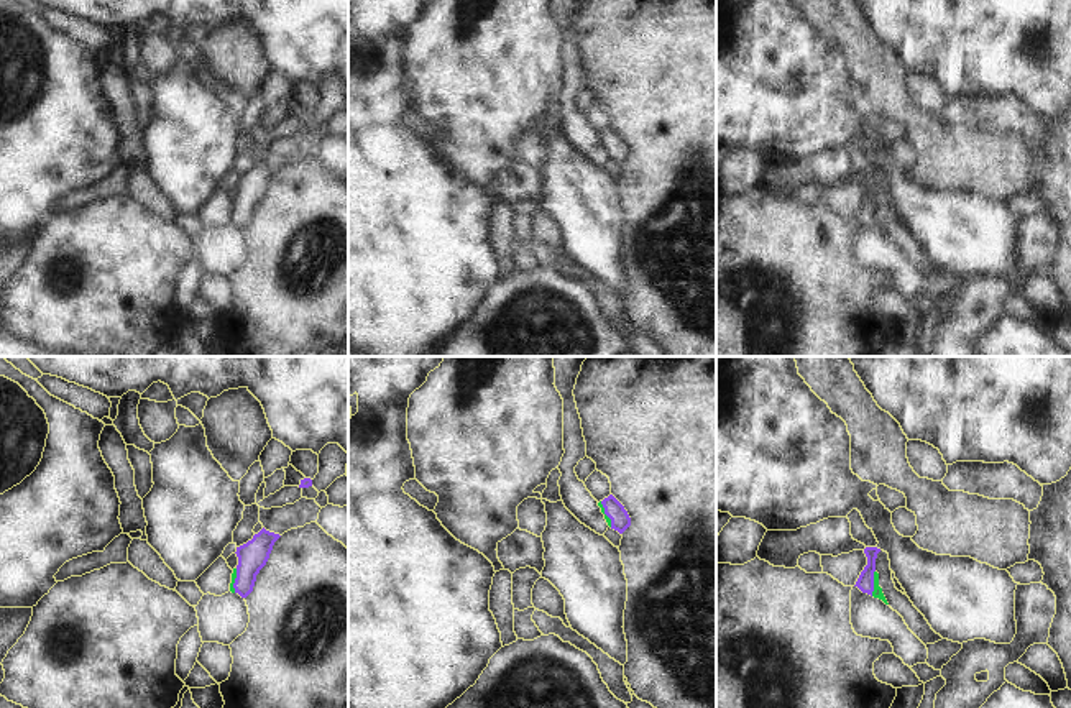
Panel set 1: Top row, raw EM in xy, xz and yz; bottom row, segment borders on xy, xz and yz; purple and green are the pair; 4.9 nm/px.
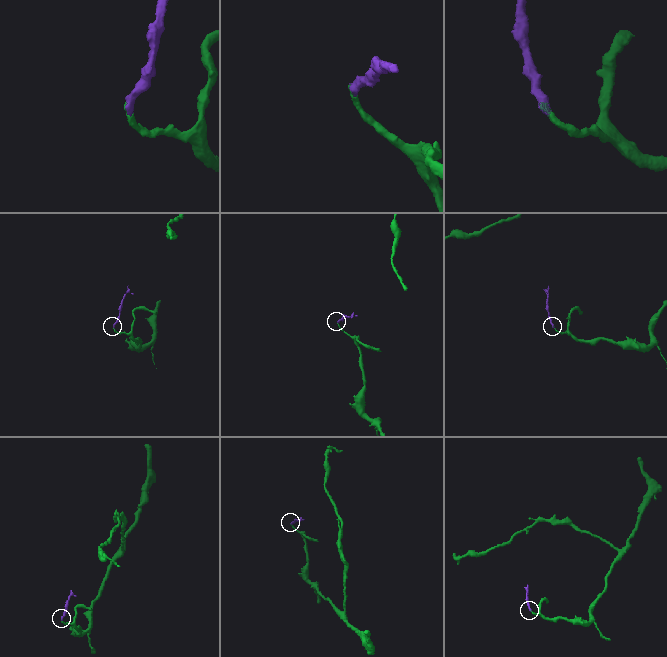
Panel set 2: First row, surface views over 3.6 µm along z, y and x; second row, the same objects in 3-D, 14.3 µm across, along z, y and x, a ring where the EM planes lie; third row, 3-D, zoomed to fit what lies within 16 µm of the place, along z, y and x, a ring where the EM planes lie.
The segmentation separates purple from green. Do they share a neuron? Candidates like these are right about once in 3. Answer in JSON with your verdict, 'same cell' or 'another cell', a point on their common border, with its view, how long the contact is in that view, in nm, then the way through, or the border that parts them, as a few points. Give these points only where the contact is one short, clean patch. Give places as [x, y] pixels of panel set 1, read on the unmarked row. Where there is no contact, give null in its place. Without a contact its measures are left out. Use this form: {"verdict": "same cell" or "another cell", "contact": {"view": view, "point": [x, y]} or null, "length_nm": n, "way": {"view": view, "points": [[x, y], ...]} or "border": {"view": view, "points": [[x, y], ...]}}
{"verdict": "same cell", "contact": {"view": "yz", "point": [873, 216]}, "length_nm": 130, "way": {"view": "yz", "points": [[866, 211], [873, 216], [877, 224]]}}

